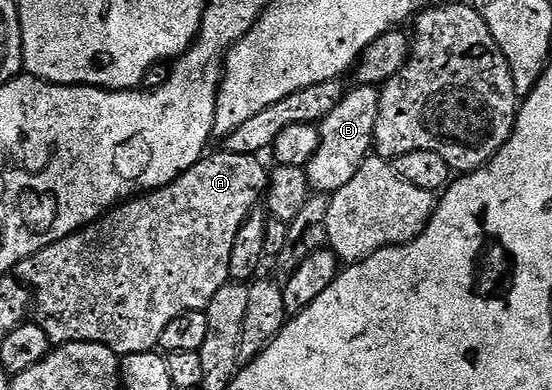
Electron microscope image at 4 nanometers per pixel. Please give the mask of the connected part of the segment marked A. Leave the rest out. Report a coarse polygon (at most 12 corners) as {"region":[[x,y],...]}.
{"region":[[256,155],[168,185],[20,261],[51,344],[119,357],[231,282]]}

